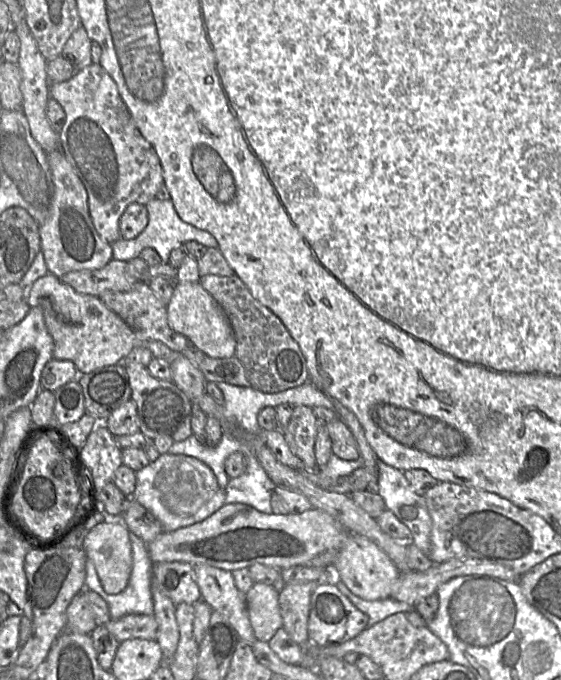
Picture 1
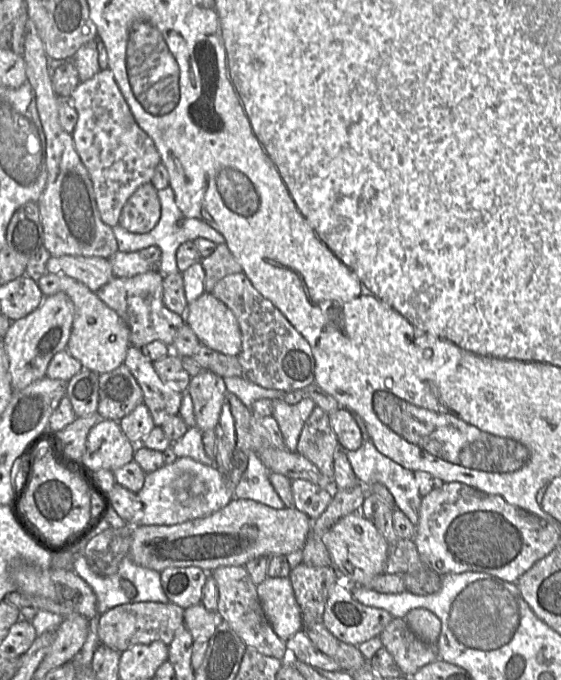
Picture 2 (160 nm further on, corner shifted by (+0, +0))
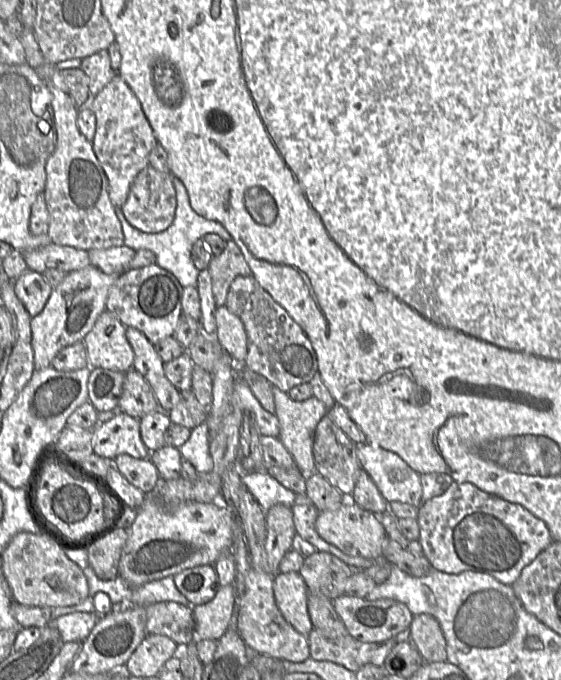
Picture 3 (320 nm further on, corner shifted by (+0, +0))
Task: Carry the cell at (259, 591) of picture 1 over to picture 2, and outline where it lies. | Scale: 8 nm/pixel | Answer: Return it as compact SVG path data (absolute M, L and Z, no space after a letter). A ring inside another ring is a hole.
M267 577L257 586L257 594L269 623L281 640L286 641L302 630L301 610L289 577Z

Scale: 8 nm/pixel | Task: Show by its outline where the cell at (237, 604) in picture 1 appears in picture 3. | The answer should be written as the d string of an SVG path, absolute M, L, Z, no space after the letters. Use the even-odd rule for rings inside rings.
M251 568L245 577L245 590L235 603L236 631L251 653L263 654L288 662L310 658L307 635L296 631L283 617L273 593L273 576Z

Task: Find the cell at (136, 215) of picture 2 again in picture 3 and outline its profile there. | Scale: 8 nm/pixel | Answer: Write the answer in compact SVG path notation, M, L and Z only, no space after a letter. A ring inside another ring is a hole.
M150 165L138 173L122 206L123 215L132 227L145 233L159 233L172 224L177 205L172 176L171 173L159 172Z

